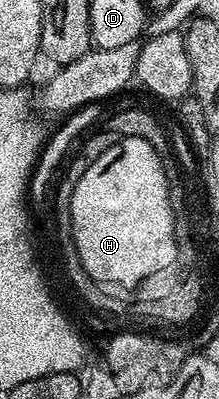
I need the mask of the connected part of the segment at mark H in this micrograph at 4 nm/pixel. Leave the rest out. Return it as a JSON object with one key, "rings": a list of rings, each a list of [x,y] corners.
{"rings":[[[122,137],[118,143],[114,143],[114,147],[110,147],[110,151],[102,151],[102,155],[98,155],[98,159],[94,159],[87,168],[82,179],[78,180],[74,189],[73,198],[70,199],[70,205],[66,209],[67,216],[72,222],[72,241],[76,246],[76,255],[80,260],[81,266],[86,273],[126,273],[126,279],[132,279],[132,273],[150,273],[156,270],[156,265],[164,263],[164,257],[173,255],[173,224],[166,223],[166,203],[164,202],[164,194],[168,192],[167,183],[168,174],[163,169],[161,157],[154,151],[154,147],[150,147],[150,143],[146,143],[146,139],[138,139],[137,137]]]}

